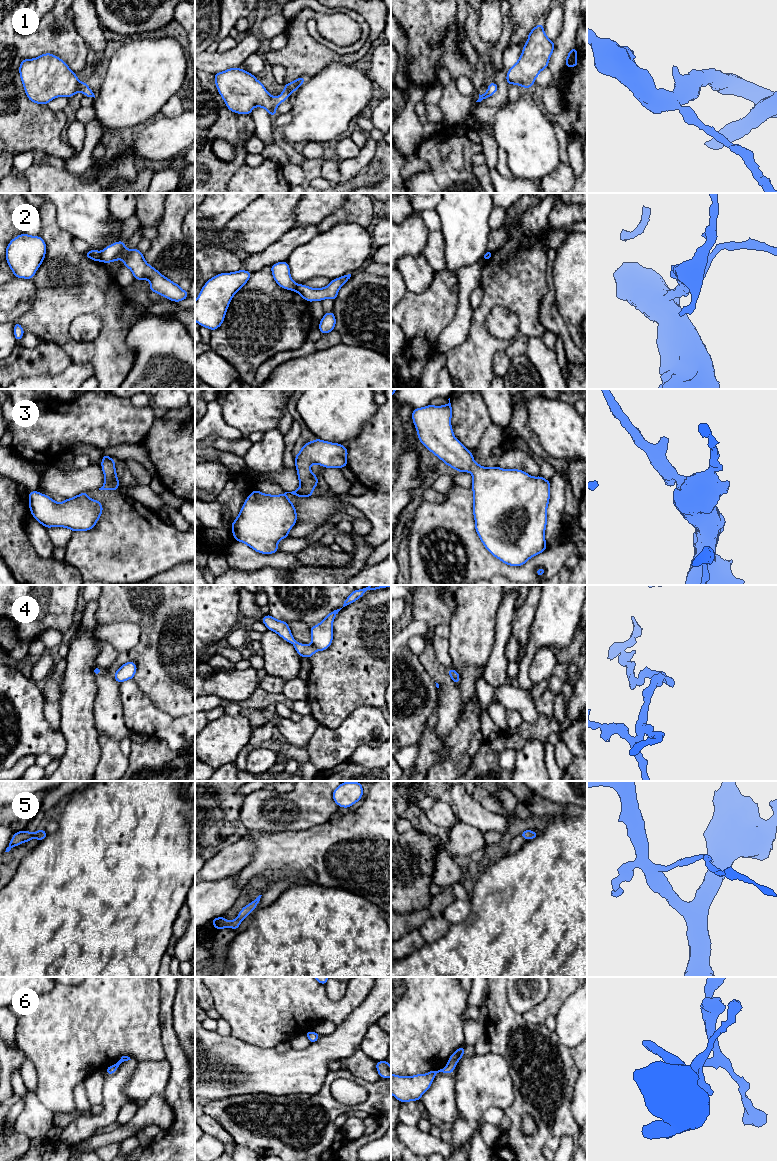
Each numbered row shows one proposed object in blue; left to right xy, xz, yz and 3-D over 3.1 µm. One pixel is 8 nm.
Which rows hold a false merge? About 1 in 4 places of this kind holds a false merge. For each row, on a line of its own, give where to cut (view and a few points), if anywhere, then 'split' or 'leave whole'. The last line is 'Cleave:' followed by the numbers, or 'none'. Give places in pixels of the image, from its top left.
1: no cut; leave whole
2: cut in xy along (99, 252), (101, 260); split
3: no cut; leave whole
4: no cut; leave whole
5: no cut; leave whole
6: no cut; leave whole
Cleave: 2

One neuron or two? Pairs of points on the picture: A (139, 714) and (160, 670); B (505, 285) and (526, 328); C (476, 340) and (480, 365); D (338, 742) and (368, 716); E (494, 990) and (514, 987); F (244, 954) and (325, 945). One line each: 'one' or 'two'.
A: two
B: one
C: one
D: one
E: two
F: one

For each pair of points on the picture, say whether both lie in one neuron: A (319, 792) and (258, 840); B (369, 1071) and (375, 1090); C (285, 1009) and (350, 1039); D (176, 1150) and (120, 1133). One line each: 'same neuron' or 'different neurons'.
A: different neurons
B: different neurons
C: different neurons
D: different neurons

